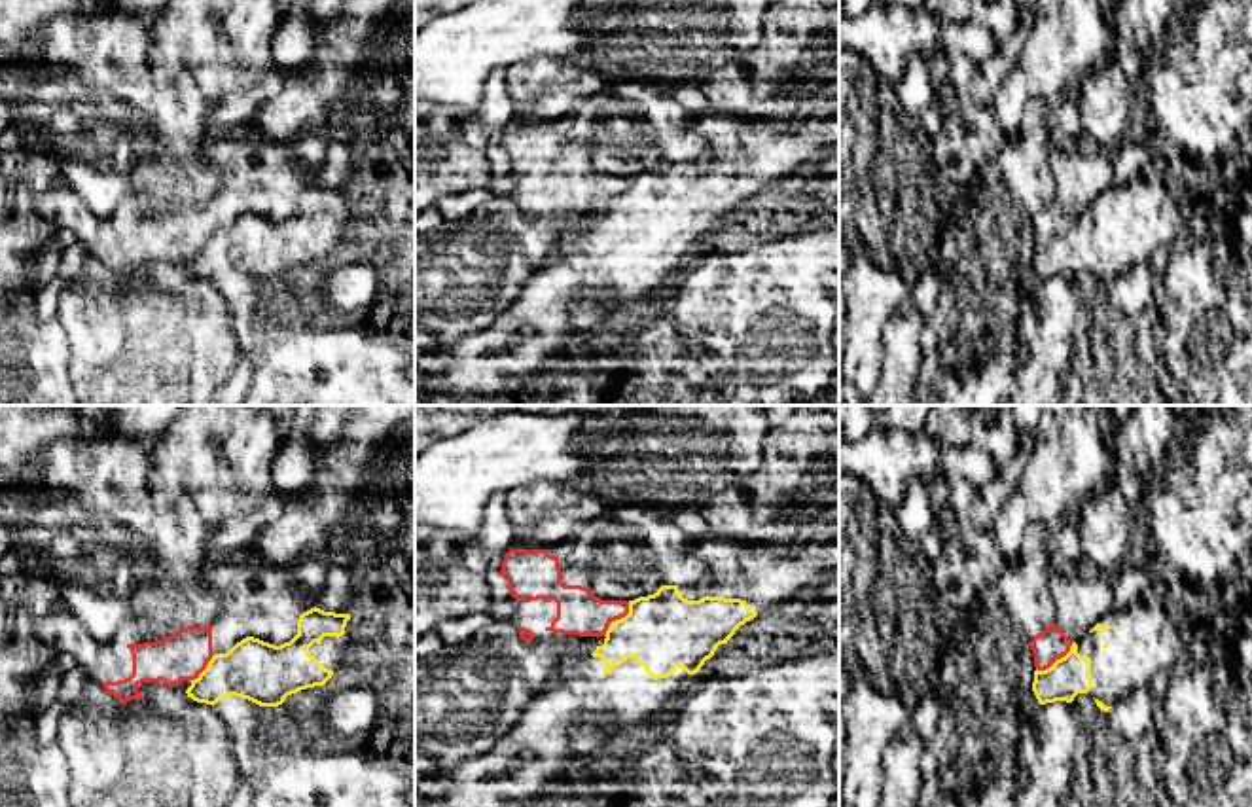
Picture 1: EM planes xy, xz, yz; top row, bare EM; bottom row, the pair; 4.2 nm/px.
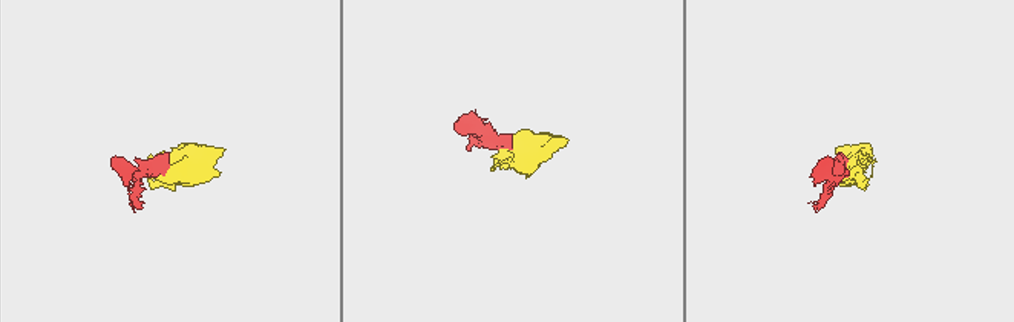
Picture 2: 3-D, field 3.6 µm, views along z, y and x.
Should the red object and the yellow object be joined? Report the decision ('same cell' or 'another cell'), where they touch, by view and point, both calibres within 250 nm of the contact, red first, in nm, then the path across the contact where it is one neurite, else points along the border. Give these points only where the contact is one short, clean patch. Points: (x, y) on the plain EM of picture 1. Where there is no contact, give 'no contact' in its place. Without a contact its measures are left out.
another cell; meets red in yz at (1055, 235); 140 nm thick on the red side, 170 nm on the other; border along yz (1073, 218), (1048, 243), (1037, 245)

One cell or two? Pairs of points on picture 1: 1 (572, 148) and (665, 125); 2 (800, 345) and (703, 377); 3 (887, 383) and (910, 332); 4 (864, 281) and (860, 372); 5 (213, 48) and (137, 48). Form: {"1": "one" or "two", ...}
{"1": "one", "2": "one", "3": "one", "4": "one", "5": "two"}

